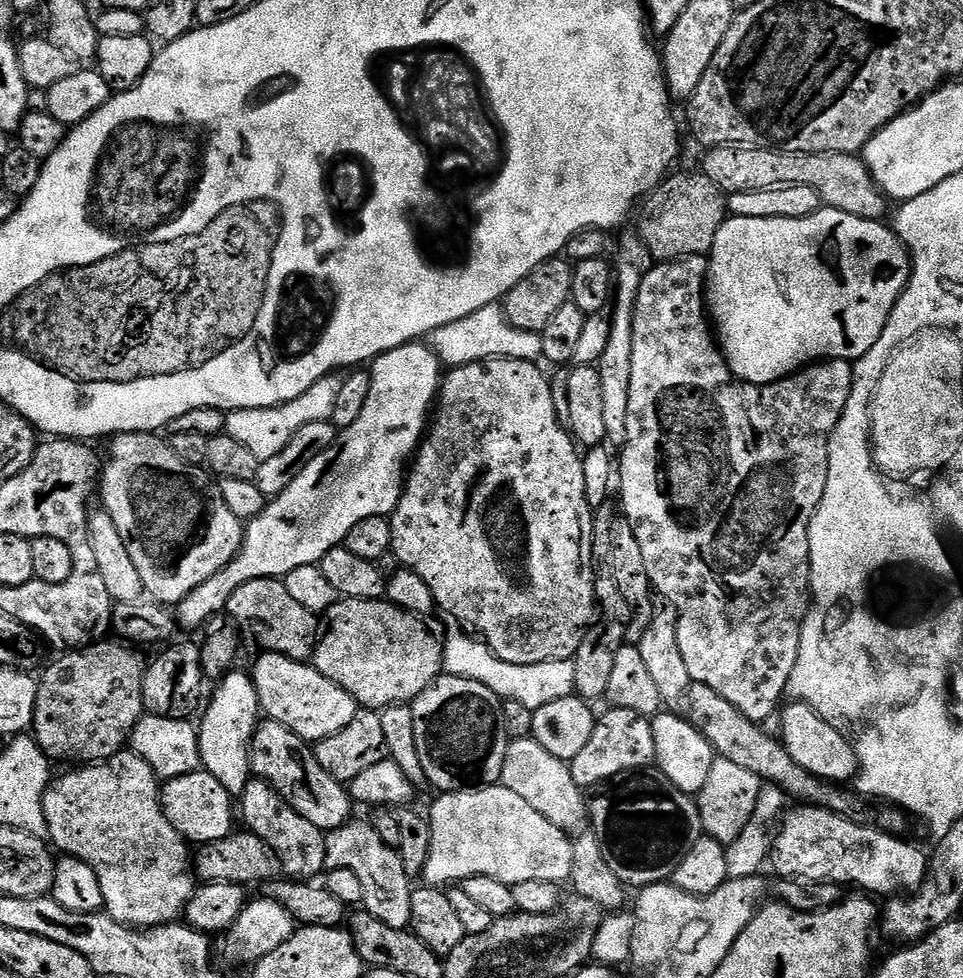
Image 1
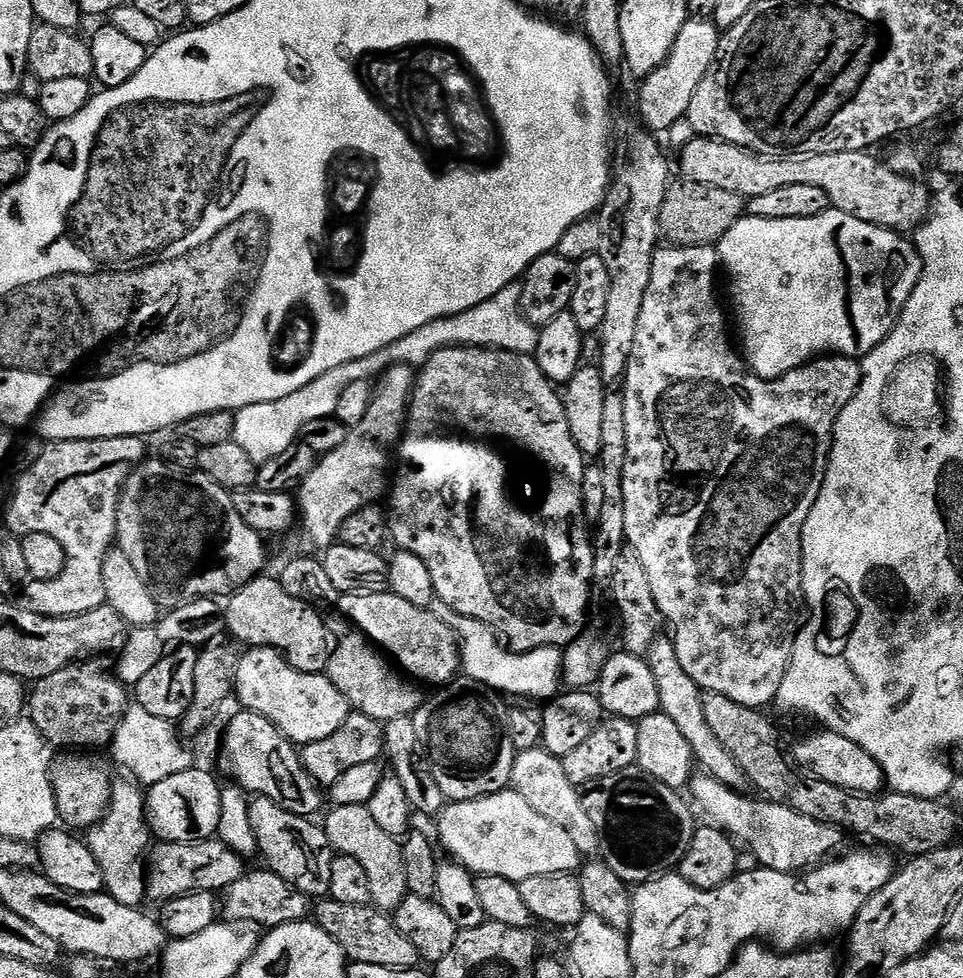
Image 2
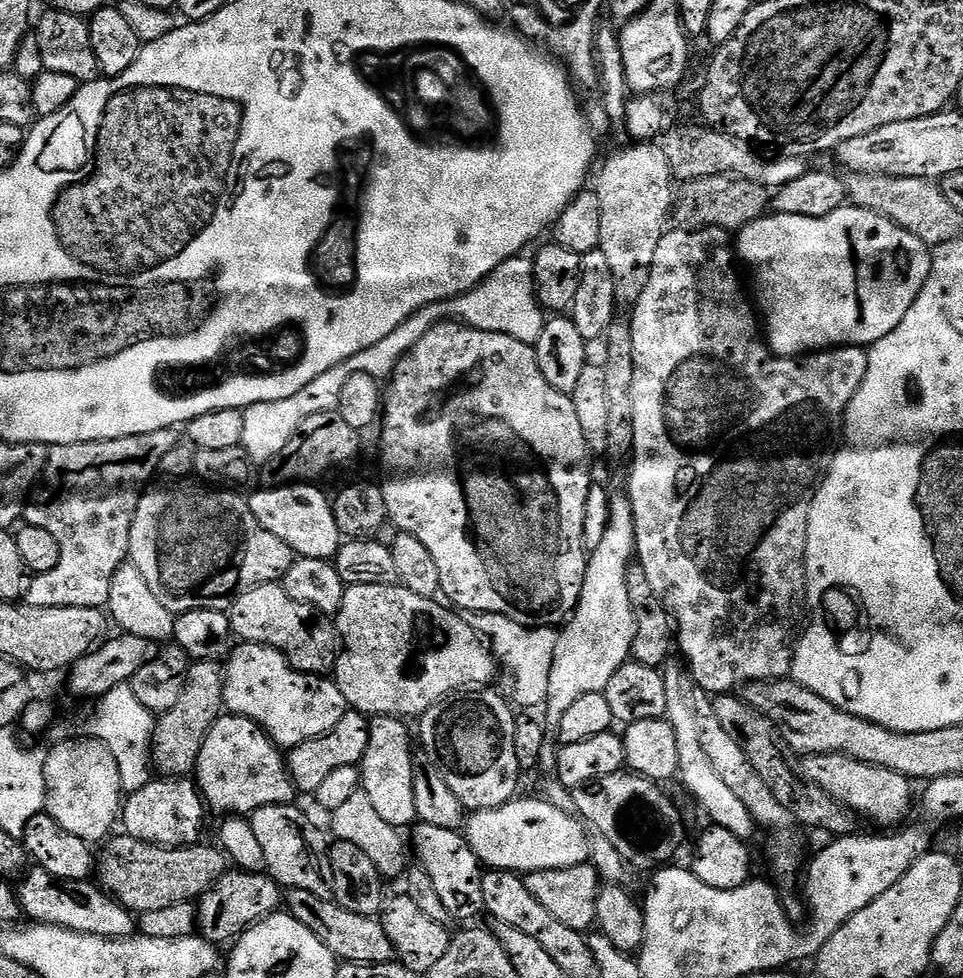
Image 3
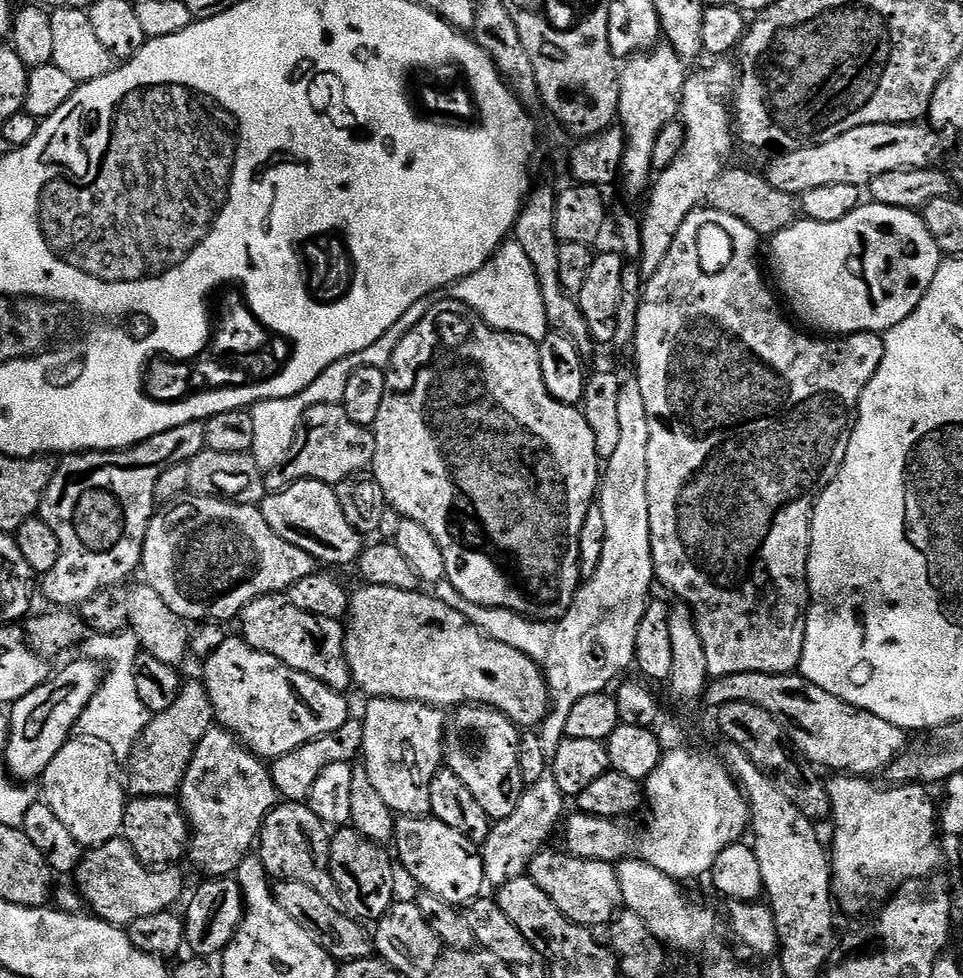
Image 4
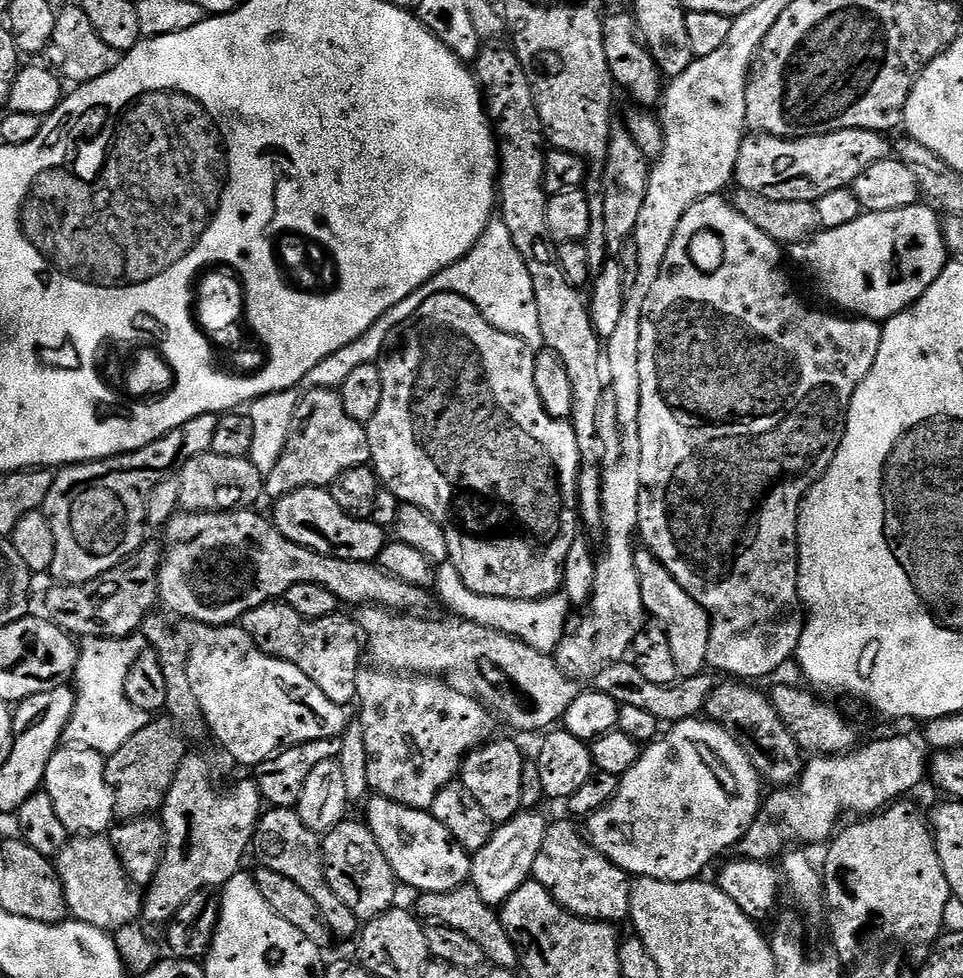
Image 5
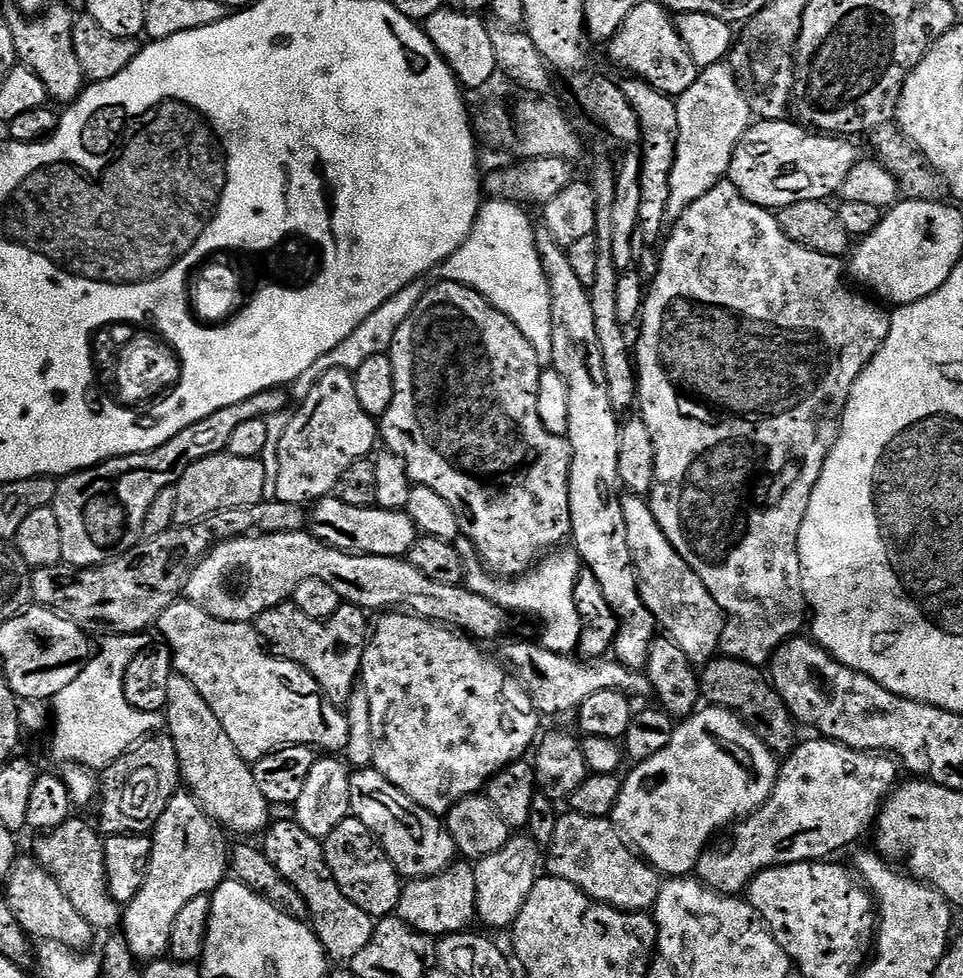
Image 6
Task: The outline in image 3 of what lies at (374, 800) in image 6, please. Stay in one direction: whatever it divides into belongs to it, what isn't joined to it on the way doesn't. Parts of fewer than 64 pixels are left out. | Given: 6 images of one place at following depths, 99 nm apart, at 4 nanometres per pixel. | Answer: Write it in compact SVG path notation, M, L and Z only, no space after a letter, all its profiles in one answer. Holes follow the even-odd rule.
M417 823L410 836L410 844L416 847L419 867L430 876L442 903L449 910L453 921L472 922L476 915L484 912L482 902L482 865L468 845L467 835L457 830L442 830L442 826Z

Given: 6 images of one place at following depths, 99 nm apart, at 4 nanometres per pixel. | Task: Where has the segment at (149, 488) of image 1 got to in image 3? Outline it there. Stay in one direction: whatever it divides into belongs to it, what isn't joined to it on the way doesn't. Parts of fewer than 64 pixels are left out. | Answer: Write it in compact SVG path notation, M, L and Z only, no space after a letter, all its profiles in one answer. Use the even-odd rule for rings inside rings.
M203 483L172 484L157 492L145 491L136 504L136 513L130 526L130 562L146 578L158 602L173 614L190 611L227 613L234 601L246 590L263 584L283 581L290 570L294 553L282 538L270 534L250 514L250 506L243 495L232 490L209 490Z

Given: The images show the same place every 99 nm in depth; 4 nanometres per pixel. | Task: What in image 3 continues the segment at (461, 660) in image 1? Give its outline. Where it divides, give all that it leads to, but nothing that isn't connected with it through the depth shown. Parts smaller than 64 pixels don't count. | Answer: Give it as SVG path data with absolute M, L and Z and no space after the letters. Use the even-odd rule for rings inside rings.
M469 613L467 615L468 624L477 632L477 635L487 640L489 649L493 657L504 667L508 668L513 676L511 699L515 705L538 706L541 707L547 698L548 678L552 668L552 658L554 658L554 648L557 633L547 628L525 629L520 624L514 622L508 616L490 615L488 613L477 614Z

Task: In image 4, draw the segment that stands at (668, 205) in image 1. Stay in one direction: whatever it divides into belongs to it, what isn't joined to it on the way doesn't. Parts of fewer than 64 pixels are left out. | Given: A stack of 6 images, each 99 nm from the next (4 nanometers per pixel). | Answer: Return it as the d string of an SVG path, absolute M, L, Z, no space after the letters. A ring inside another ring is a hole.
M744 168L724 170L707 192L707 203L748 225L760 238L771 238L798 219L798 200L793 193L770 186L763 175Z

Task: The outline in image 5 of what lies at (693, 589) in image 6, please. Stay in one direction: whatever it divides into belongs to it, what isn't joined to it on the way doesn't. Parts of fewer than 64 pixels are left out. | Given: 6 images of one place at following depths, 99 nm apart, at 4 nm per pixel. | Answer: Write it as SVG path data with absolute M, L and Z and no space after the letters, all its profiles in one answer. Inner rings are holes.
M651 551L636 552L636 572L640 575L640 586L644 611L653 621L659 622L666 629L670 646L674 650L674 662L681 677L701 675L709 667L708 647L712 634L712 622L708 613L697 600L692 600L686 590L666 570L664 565L652 555Z

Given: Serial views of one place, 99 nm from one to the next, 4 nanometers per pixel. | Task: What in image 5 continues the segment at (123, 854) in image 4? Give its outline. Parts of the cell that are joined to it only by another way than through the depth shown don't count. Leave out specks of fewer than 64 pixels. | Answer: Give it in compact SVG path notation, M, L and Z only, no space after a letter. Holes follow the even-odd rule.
M73 835L55 854L54 863L64 887L71 919L81 920L109 934L141 919L141 889L126 874L107 835Z

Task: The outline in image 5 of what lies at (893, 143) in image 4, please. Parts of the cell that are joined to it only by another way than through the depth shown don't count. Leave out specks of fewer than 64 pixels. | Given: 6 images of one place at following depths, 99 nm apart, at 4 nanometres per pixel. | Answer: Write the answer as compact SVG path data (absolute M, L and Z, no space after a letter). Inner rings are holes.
M855 128L838 130L821 136L807 136L797 140L783 140L781 136L745 135L738 150L734 180L753 197L760 200L813 202L821 200L830 190L851 186L874 162L889 159L890 140L883 132Z

